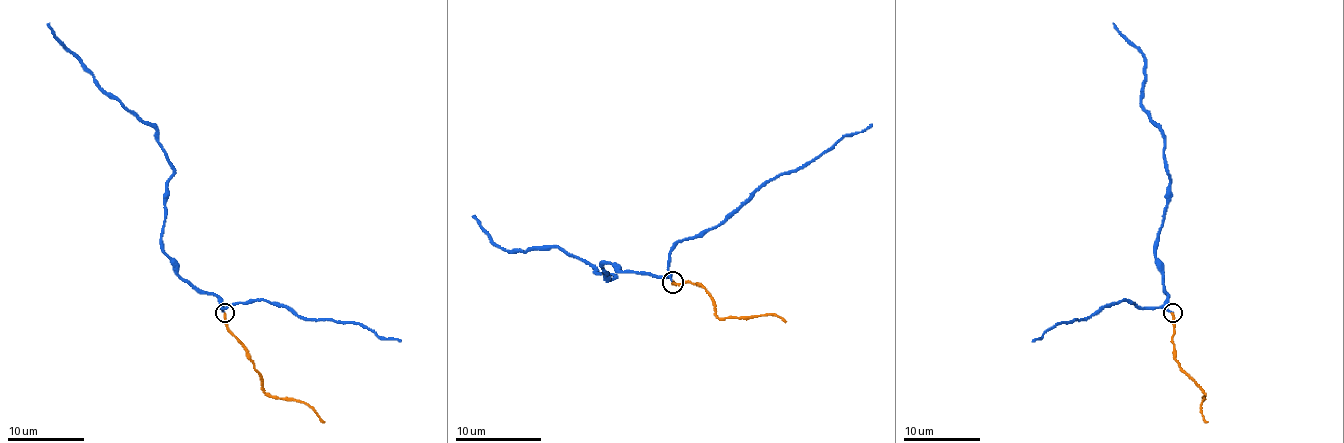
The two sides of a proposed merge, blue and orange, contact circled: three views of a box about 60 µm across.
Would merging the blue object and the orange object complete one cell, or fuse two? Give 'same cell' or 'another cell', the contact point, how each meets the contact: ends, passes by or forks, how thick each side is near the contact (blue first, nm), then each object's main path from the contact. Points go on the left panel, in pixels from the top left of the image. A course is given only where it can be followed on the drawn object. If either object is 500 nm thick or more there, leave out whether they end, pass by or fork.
same cell; at (224, 312); blue ends there; orange ends there; 190 nm thick on the blue side, 240 nm on the other; blue runs (224, 312), (214, 295), (195, 291), (180, 276), (163, 249), (172, 163), (159, 134), (100, 86), (46, 23); orange runs (224, 312), (226, 329), (241, 345), (266, 392), (304, 402), (325, 421)

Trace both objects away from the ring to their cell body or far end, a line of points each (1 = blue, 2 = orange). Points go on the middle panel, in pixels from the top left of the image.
1: (672, 283), (612, 263), (603, 265), (605, 276), (614, 276), (557, 248), (503, 250), (471, 215)
2: (672, 283), (698, 283), (711, 295), (720, 317), (778, 315), (787, 321)

